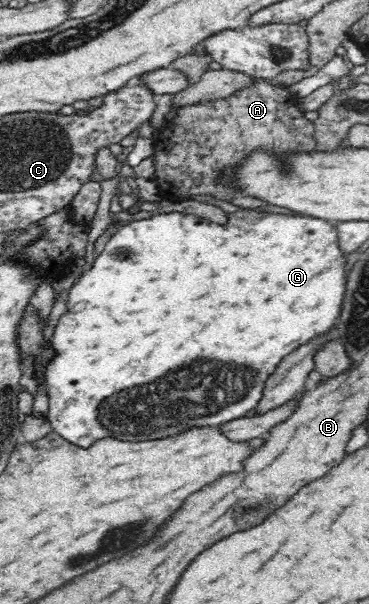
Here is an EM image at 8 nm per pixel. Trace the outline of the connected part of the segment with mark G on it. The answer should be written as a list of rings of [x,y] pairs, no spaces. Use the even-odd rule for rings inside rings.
[[[255,210],[233,212],[229,214],[229,222],[223,226],[179,212],[159,213],[147,219],[123,223],[95,258],[91,268],[80,274],[77,284],[70,286],[67,312],[55,326],[55,334],[50,342],[55,356],[46,364],[44,374],[49,398],[45,419],[52,430],[71,444],[89,448],[95,440],[107,436],[127,442],[157,440],[193,427],[219,426],[223,422],[243,417],[247,410],[257,406],[267,379],[281,360],[297,347],[311,342],[315,336],[331,330],[336,323],[348,277],[348,272],[345,272],[345,256],[340,251],[337,238],[336,227],[325,220],[309,216],[265,214]]]

